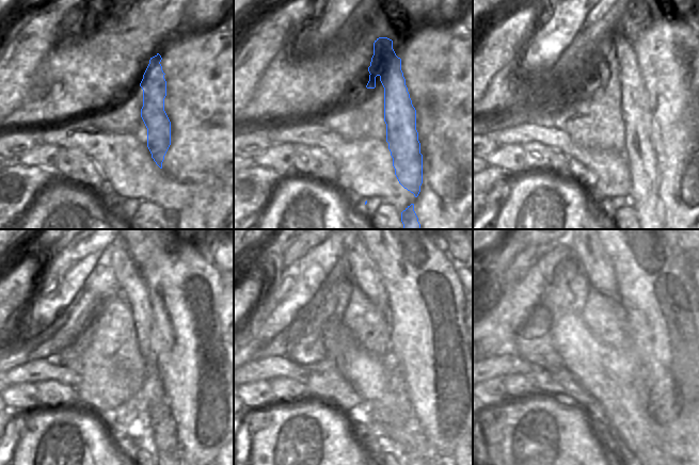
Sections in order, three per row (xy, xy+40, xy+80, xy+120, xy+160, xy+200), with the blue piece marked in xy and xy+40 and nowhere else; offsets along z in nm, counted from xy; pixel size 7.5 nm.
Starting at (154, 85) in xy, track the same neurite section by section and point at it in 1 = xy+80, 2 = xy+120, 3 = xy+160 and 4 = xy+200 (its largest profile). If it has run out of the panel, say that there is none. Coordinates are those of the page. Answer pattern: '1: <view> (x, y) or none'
1: xy+80 (619, 58)
2: xy+120 (147, 415)
3: xy+160 (391, 416)
4: xy+200 (593, 251)

